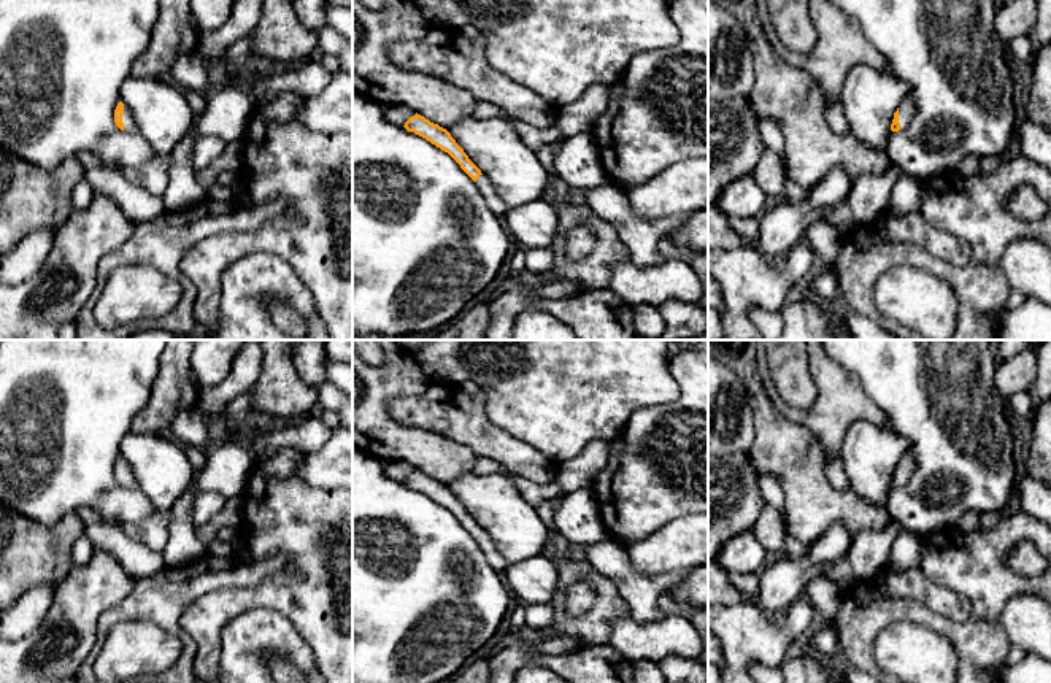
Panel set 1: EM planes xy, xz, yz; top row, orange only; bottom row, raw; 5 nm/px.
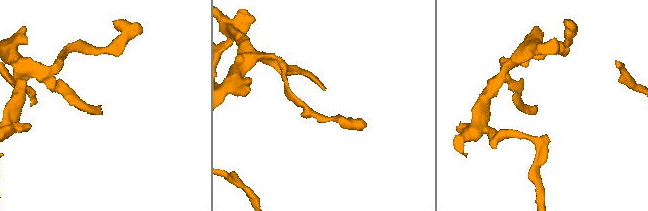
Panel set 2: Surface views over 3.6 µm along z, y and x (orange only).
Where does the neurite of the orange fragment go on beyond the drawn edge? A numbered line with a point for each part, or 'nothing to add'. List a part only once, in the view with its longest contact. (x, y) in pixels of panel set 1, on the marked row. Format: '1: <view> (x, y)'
1: xy (127, 118)

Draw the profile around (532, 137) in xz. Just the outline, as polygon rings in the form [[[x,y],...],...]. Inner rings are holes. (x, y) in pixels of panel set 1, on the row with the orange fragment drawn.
[[[476,102],[472,118],[473,119],[491,119],[491,118],[505,119],[514,129],[521,141],[533,152],[540,146],[551,146],[554,143],[560,143],[560,140],[564,138],[559,127],[556,125],[548,129],[533,127],[530,124],[506,116],[503,111],[500,111],[495,105],[489,102]]]

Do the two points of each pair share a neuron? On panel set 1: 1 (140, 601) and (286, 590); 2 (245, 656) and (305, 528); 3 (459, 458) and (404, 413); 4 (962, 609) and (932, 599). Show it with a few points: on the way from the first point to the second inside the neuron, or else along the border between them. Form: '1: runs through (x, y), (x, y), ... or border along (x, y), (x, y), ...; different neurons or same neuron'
1: border along (238, 588), (199, 596), (181, 615), (180, 626); different neurons
2: border along (230, 618), (253, 609), (275, 609), (297, 631); different neurons
3: border along (389, 412), (404, 424), (443, 434), (458, 443); different neurons
4: runs through (954, 607), (940, 599); same neuron

